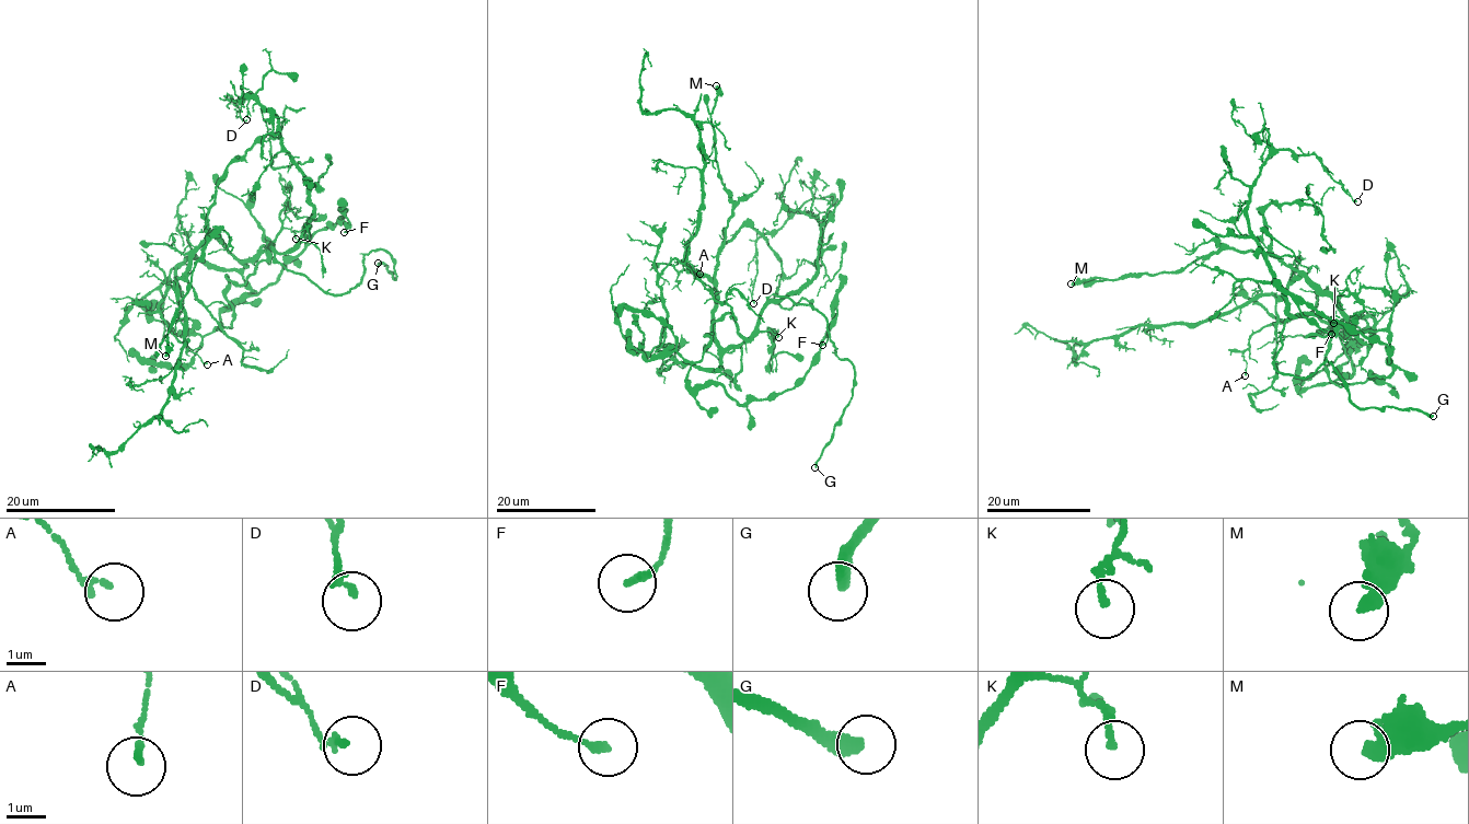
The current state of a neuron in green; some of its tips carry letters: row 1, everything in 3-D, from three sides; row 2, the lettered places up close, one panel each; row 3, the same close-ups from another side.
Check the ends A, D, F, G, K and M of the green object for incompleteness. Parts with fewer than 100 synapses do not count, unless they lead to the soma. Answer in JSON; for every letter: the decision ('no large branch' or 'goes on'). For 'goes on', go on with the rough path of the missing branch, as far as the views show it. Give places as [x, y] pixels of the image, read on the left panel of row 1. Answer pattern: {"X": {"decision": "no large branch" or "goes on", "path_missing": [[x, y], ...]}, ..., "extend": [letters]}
{"A": {"decision": "no large branch"}, "D": {"decision": "no large branch"}, "F": {"decision": "no large branch"}, "G": {"decision": "goes on", "path_missing": [[378, 263], [376, 230], [365, 216], [345, 176], [356, 142]]}, "K": {"decision": "no large branch"}, "M": {"decision": "no large branch"}, "extend": ["G"]}

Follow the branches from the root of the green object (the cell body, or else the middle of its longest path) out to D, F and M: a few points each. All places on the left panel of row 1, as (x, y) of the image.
D: (226, 245), (240, 260), (269, 246), (284, 253), (313, 212), (276, 116), (251, 92), (228, 95), (246, 119)
F: (226, 245), (256, 293), (343, 211), (350, 224), (344, 232)
M: (226, 245), (205, 228), (208, 225), (203, 254), (195, 263), (188, 290), (170, 325), (165, 356)

